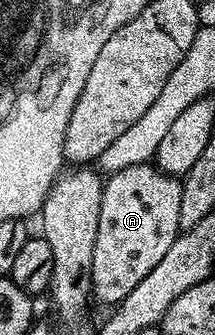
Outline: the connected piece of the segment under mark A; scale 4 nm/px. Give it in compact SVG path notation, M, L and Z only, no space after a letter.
M142 163L141 165L129 165L129 169L121 169L120 171L112 171L106 176L103 184L103 192L101 193L101 217L97 217L97 245L93 249L93 269L91 270L91 294L94 302L111 303L110 305L118 305L122 303L124 297L129 293L133 293L135 286L157 266L157 261L161 261L161 257L165 257L165 252L169 250L169 245L173 245L173 241L180 233L181 221L181 189L182 182L174 175L164 175L158 167L151 163Z

